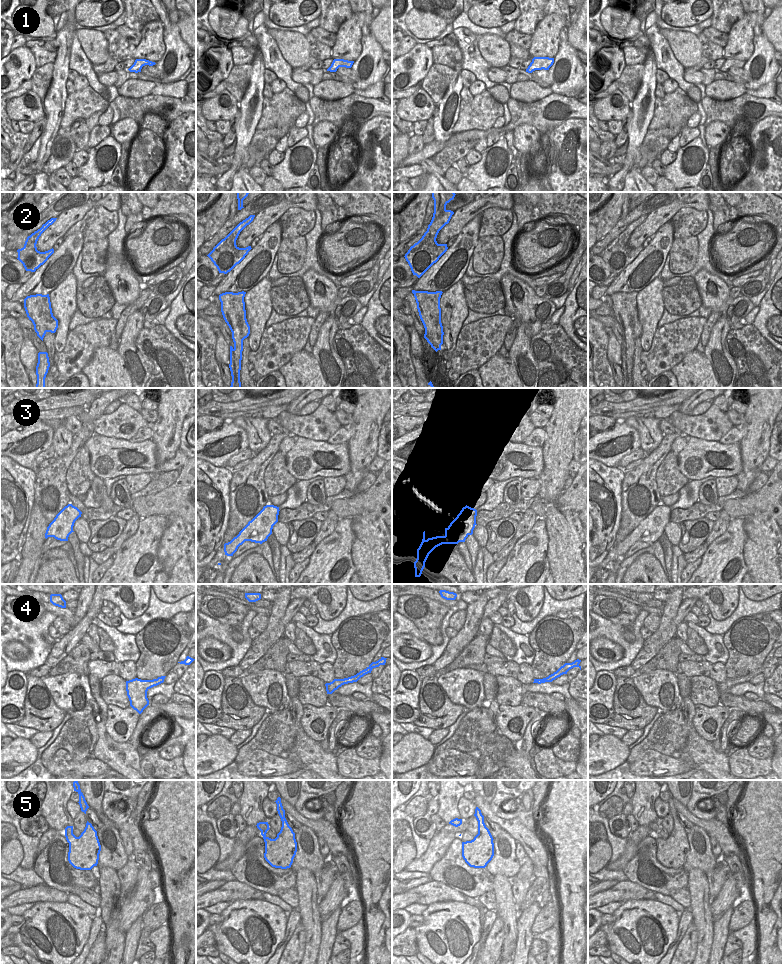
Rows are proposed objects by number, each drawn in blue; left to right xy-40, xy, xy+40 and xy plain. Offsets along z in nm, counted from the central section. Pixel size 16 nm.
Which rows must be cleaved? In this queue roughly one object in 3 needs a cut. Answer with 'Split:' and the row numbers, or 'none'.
Split: none

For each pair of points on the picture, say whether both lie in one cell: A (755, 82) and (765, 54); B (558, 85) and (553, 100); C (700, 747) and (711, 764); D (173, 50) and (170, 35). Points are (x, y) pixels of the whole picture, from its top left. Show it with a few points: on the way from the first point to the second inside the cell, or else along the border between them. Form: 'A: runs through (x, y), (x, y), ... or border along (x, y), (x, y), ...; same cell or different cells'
A: runs through (762, 76), (766, 66), (765, 61); same cell
B: border along (552, 92), (565, 96); different cells
C: runs through (701, 751), (709, 760); same cell
D: runs through (173, 46), (172, 39); same cell

